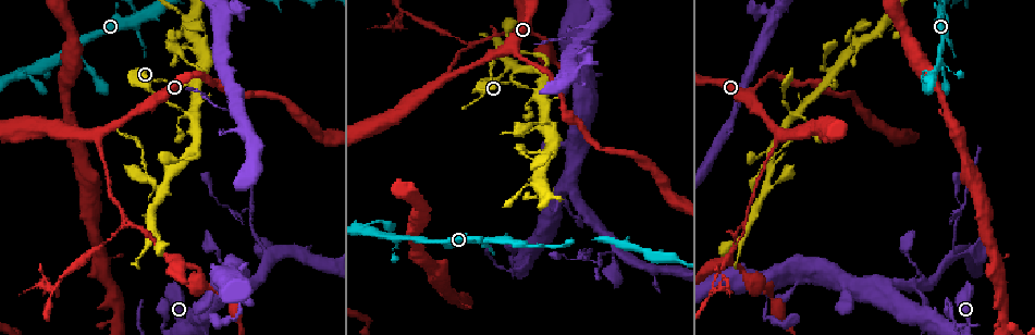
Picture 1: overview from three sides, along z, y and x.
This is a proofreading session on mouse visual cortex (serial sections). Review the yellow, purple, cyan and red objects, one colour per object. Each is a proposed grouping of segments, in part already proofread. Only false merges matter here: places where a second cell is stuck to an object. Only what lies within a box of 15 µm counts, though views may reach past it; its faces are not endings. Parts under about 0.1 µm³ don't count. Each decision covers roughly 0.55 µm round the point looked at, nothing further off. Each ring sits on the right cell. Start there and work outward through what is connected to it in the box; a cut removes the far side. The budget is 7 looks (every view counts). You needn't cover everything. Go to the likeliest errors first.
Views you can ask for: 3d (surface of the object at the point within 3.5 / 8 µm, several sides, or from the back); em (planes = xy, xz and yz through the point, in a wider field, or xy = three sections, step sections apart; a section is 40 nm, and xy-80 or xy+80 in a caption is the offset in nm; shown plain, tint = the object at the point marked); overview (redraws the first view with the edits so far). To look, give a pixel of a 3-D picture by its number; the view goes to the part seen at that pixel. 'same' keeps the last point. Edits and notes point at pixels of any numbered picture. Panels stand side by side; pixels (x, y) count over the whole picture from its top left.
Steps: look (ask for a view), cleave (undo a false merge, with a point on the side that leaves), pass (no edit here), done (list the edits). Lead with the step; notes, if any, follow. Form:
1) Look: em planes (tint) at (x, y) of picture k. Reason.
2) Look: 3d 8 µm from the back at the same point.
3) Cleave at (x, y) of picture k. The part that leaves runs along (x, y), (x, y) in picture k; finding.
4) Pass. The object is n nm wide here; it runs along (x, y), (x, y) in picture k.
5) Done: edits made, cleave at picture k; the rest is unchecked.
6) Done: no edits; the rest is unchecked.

Look: 3d 8 µm at (126, 219) of picture 1. Two arms in line, one across.

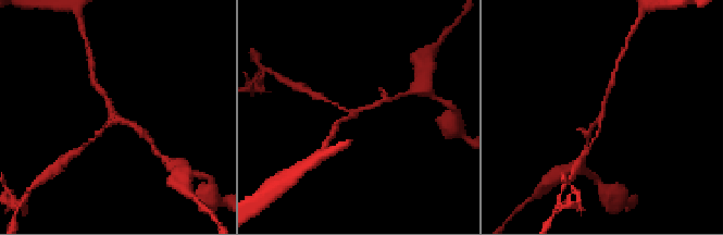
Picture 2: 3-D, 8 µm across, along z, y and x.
Look: em xy step 2 (tint) at (113, 113) of picture 2. Shape alone is not enough.

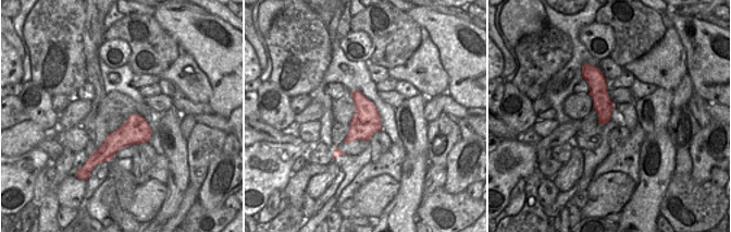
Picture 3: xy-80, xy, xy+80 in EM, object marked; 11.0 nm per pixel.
Pass. 3 arms meet here; it runs along (97, 86), (114, 114), (136, 127) in picture 2; one cell here.

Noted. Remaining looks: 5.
Look: 3d 3.5 µm at (599, 259) of picture 1. Sharp bend.

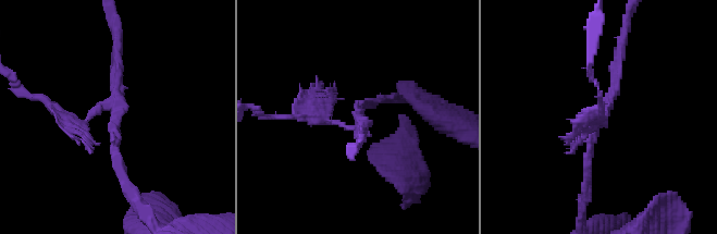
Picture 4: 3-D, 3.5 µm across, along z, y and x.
Look: em xy step 1 (tint) at (117, 113) of picture 4.

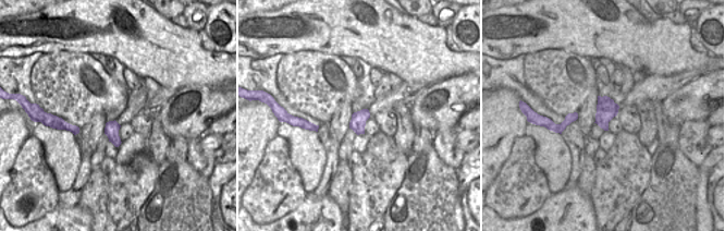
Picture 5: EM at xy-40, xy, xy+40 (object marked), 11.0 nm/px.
Pass. It runs along (584, 183), (598, 112) in picture 4; all the same cell.

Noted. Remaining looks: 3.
Look: 3d 8 µm at (715, 289) of picture 1. A fork.

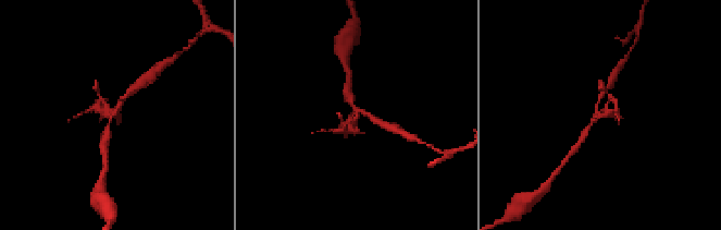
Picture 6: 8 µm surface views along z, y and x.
Look: 3d 3.5 µm at (596, 111) of picture 6.

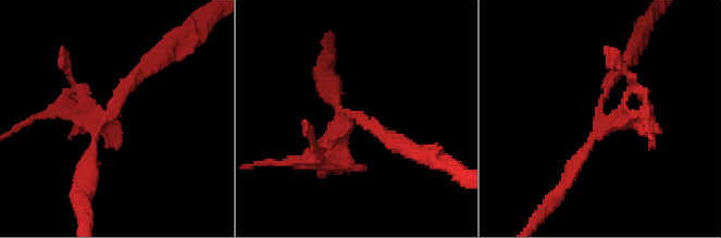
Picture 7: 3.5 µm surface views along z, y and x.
Pass. It runs along (147, 63), (107, 116), (79, 116), (73, 97) in picture 7; continuous, no second cell.

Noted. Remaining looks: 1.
Done: no edits; the rest is unchecked.

